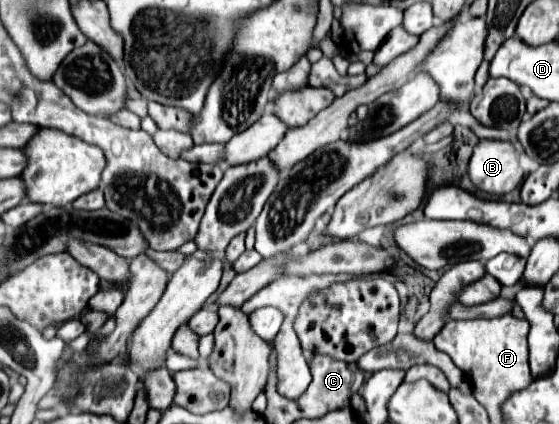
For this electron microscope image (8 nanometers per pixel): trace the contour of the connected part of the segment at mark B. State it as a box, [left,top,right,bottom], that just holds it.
[469,139,523,193]

